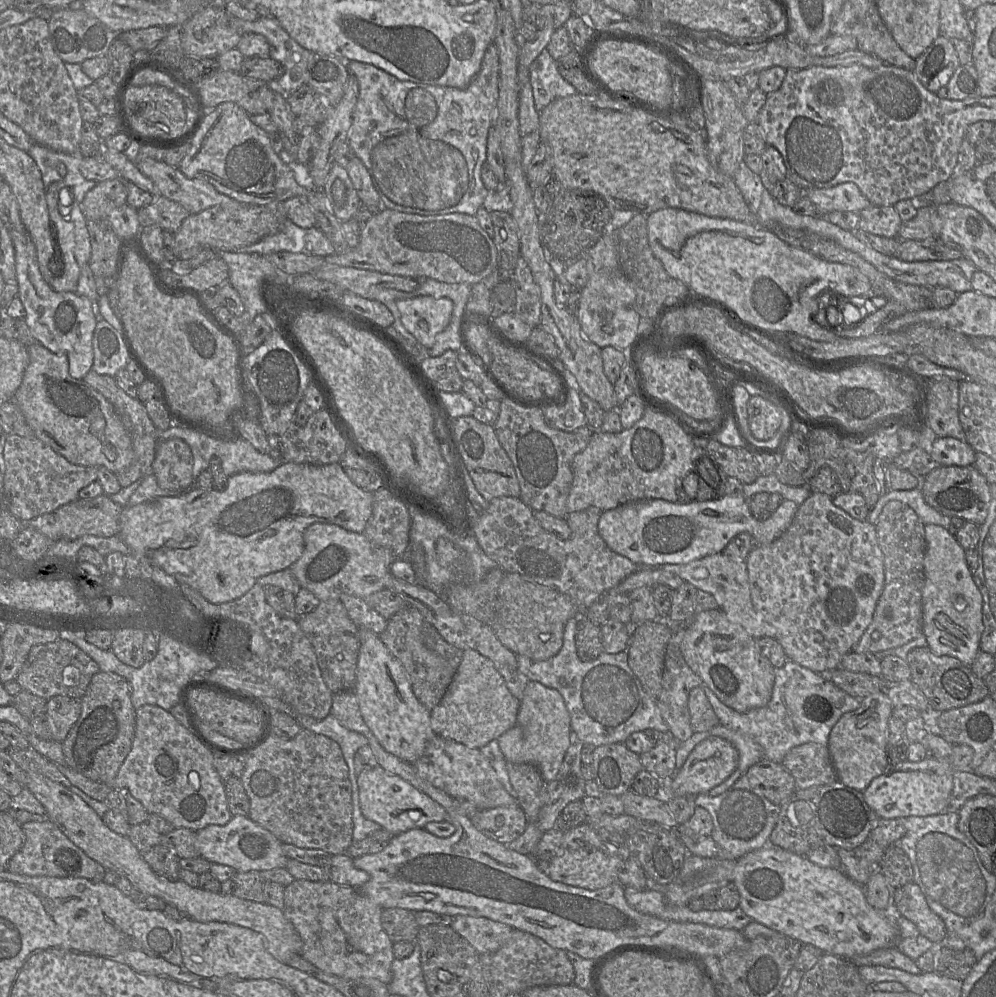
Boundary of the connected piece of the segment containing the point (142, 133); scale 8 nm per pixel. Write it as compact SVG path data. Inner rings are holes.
M159 85L131 86L124 96L125 115L132 131L144 139L171 142L186 131L186 111L182 99L172 90Z

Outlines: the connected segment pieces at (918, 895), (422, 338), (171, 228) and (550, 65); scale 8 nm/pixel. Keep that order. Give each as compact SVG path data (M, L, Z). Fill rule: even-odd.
M914 882L894 890L892 908L913 922L919 932L934 943L943 941L948 935L944 921L931 910L921 888Z
M418 296L397 300L396 306L405 329L428 350L436 335L449 325L453 311L453 302L445 297Z
M155 196L153 203L138 210L141 228L156 224L164 231L175 233L190 213L179 203Z
M547 48L542 50L530 65L530 83L534 105L538 112L557 98L578 93L575 87L562 77L558 70L558 62Z

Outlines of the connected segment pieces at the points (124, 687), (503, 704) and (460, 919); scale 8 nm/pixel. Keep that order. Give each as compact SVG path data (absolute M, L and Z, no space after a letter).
M114 672L96 673L81 698L81 714L62 742L65 764L96 782L110 785L129 754L135 733L136 709L131 702L131 686Z
M467 649L462 652L461 663L446 693L431 711L431 728L443 738L480 749L515 725L519 705L493 662L476 650Z
M459 915L450 924L479 954L495 952L509 939L511 926L484 917Z

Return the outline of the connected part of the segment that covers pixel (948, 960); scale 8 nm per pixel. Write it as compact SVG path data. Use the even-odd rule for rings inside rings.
M943 947L938 952L938 961L934 972L963 981L977 962L978 959L968 947L963 950Z

